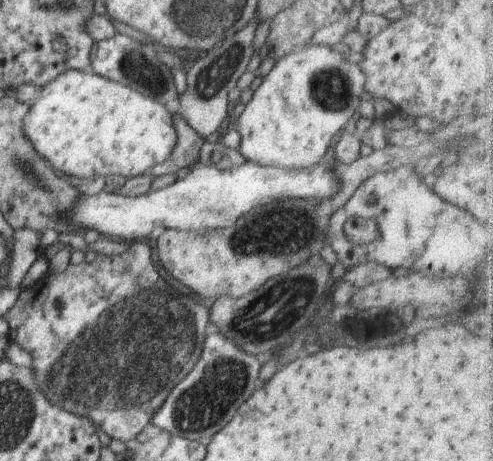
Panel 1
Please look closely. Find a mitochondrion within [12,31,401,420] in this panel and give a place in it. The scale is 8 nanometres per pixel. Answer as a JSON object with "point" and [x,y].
{"point":[113,360]}

